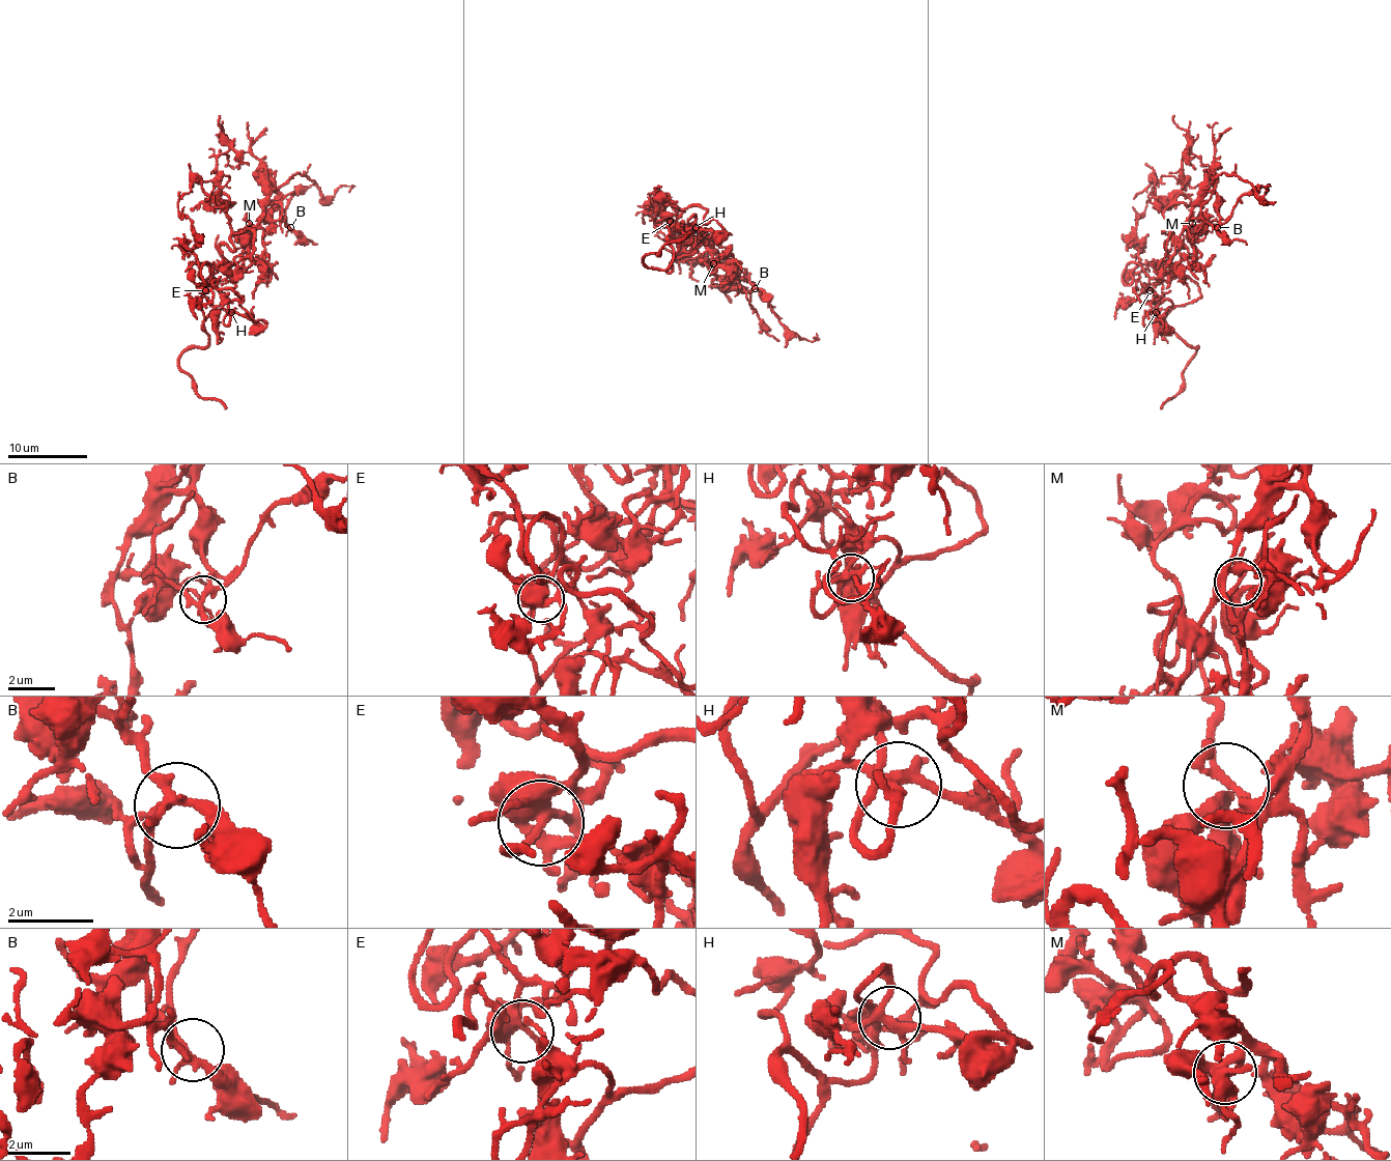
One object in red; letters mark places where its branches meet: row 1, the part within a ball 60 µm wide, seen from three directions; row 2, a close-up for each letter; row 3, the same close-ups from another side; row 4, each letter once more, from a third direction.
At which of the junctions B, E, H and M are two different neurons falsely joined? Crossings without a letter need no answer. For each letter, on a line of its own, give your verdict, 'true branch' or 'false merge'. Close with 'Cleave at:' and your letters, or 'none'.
B: true branch
E: true branch
H: true branch
M: true branch
Cleave at: none

